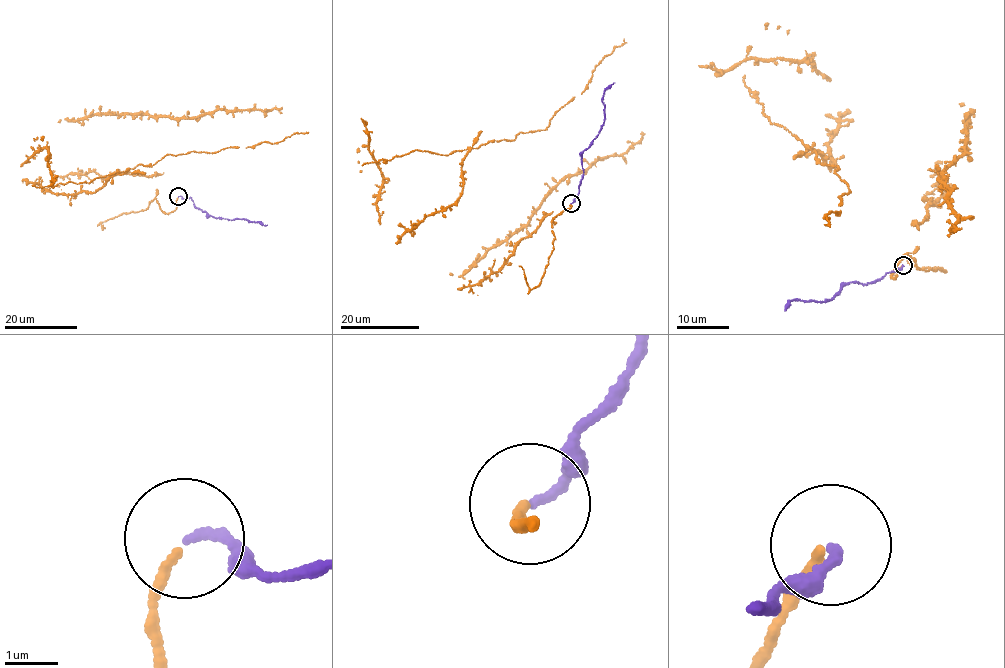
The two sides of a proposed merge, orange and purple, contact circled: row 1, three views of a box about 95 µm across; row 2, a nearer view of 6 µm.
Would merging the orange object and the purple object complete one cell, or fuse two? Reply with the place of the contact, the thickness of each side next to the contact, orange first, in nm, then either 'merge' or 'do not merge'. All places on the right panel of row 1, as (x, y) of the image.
at (903, 265); 150 nm thick on the orange side, 160 nm on the other; merge

